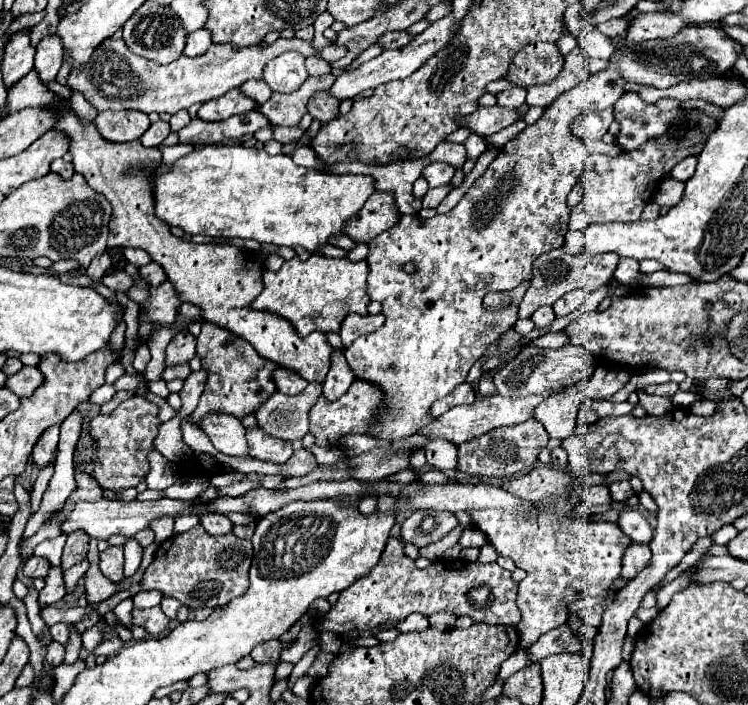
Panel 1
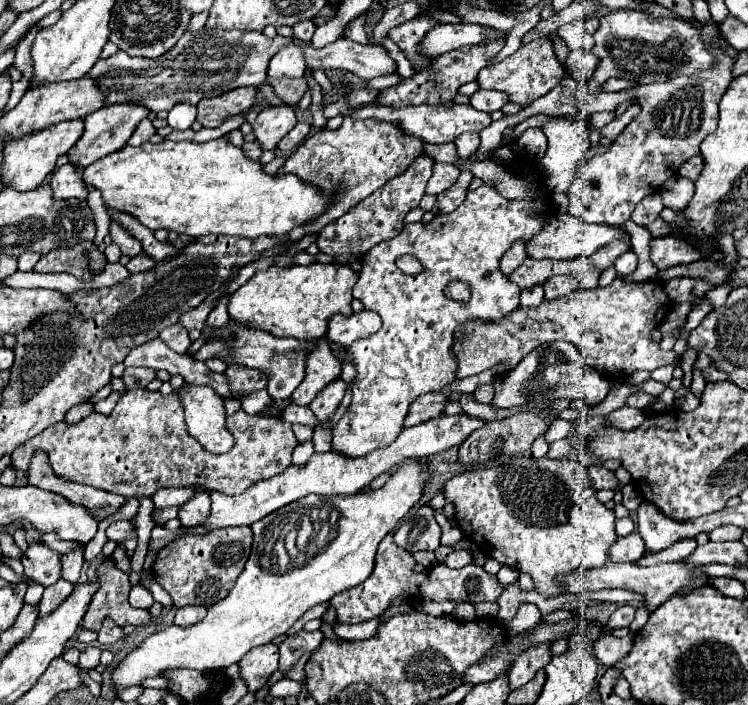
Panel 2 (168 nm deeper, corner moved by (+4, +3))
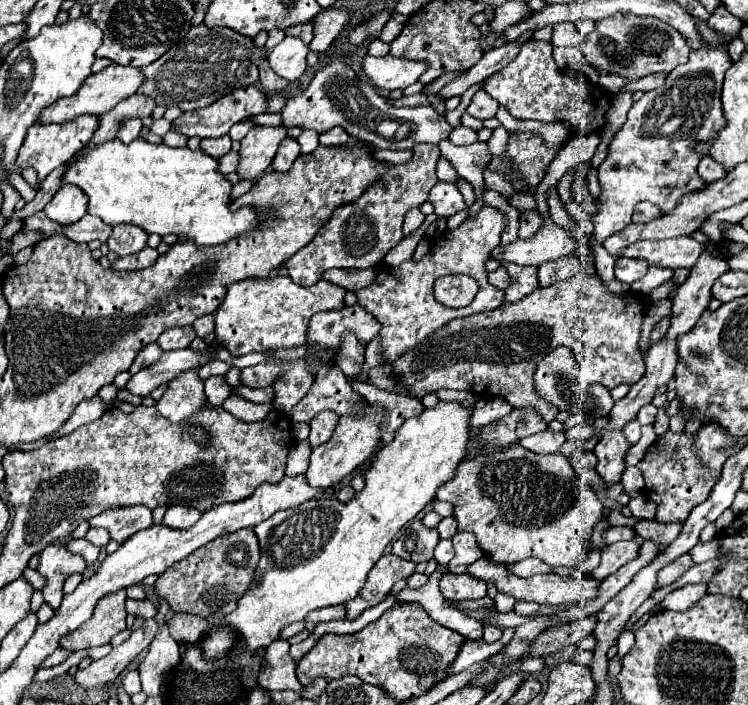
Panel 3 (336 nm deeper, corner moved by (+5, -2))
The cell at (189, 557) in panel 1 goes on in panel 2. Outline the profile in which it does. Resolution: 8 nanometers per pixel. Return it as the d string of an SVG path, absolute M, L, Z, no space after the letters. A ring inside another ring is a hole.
M229 526L207 534L181 536L159 550L153 564L153 576L171 594L177 608L187 604L209 608L231 592L237 576L243 572L243 566L249 558L251 538L253 534L249 526Z

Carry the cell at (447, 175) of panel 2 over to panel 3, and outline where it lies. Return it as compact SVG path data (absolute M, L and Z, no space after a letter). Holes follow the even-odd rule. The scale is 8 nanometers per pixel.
M442 181L432 187L430 203L436 207L436 215L440 215L440 217L456 215L466 207L458 187L450 185L450 183L442 183Z

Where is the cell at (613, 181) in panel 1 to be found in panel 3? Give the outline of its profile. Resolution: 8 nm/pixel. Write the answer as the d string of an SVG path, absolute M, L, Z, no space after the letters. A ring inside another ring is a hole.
M696 19L696 25L702 33L702 39L708 43L706 49L698 49L690 53L690 59L684 65L678 65L668 73L664 85L658 89L652 89L642 95L640 101L636 101L628 113L626 123L622 129L614 135L614 139L608 145L608 157L604 163L598 167L598 179L602 187L602 195L596 201L598 203L598 213L592 217L594 221L594 237L598 241L604 241L612 233L622 231L630 219L632 219L632 209L640 201L650 201L660 207L662 215L668 215L680 201L684 193L704 189L704 181L698 175L698 161L708 155L712 141L716 141L718 131L724 129L724 111L722 111L722 81L728 65L732 63L730 55L726 49L720 45L720 37L708 27L708 23Z

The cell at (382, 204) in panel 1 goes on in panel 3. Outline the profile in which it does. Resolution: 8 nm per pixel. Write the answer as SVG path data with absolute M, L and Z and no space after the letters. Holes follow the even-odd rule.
M420 143L412 149L412 159L404 165L392 165L378 181L374 181L356 201L342 205L332 213L324 229L288 261L286 269L296 285L314 285L328 269L368 269L382 263L384 255L402 241L402 221L408 209L428 201L432 185L436 185L436 161L440 151L436 145Z

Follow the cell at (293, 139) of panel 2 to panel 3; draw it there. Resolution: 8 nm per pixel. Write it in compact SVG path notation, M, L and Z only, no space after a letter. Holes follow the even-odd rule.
M284 139L276 151L276 157L272 161L272 169L274 171L280 171L280 173L286 173L292 163L296 161L296 157L300 155L300 145L296 139Z

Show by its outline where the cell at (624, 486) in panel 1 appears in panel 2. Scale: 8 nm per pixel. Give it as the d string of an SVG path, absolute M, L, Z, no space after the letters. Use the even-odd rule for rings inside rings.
M591 466L589 476L597 490L619 490L619 480L617 480L615 472L605 470L603 466Z

